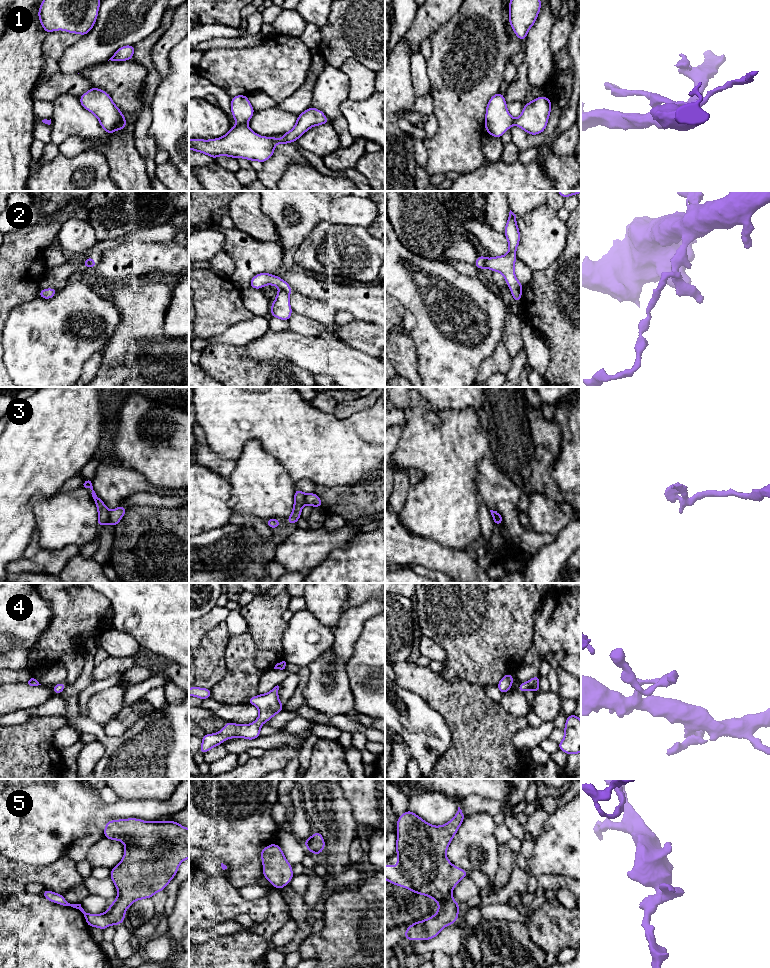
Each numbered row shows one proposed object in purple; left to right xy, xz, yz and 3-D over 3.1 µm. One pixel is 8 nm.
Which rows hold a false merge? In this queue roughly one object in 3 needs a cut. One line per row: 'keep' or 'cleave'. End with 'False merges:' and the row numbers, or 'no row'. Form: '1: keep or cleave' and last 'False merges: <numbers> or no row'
1: cleave
2: cleave
3: cleave
4: keep
5: keep
False merges: 1, 2, 3

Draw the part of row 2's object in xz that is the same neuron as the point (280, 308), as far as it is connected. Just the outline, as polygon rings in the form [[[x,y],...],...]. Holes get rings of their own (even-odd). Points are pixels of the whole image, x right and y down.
[[[280,290],[276,293],[276,300],[271,303],[270,314],[278,319],[288,321],[292,313],[289,295]]]

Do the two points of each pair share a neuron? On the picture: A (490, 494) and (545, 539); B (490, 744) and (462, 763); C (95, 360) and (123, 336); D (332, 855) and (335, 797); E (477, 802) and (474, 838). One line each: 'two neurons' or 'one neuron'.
A: one neuron
B: one neuron
C: two neurons
D: one neuron
E: two neurons

